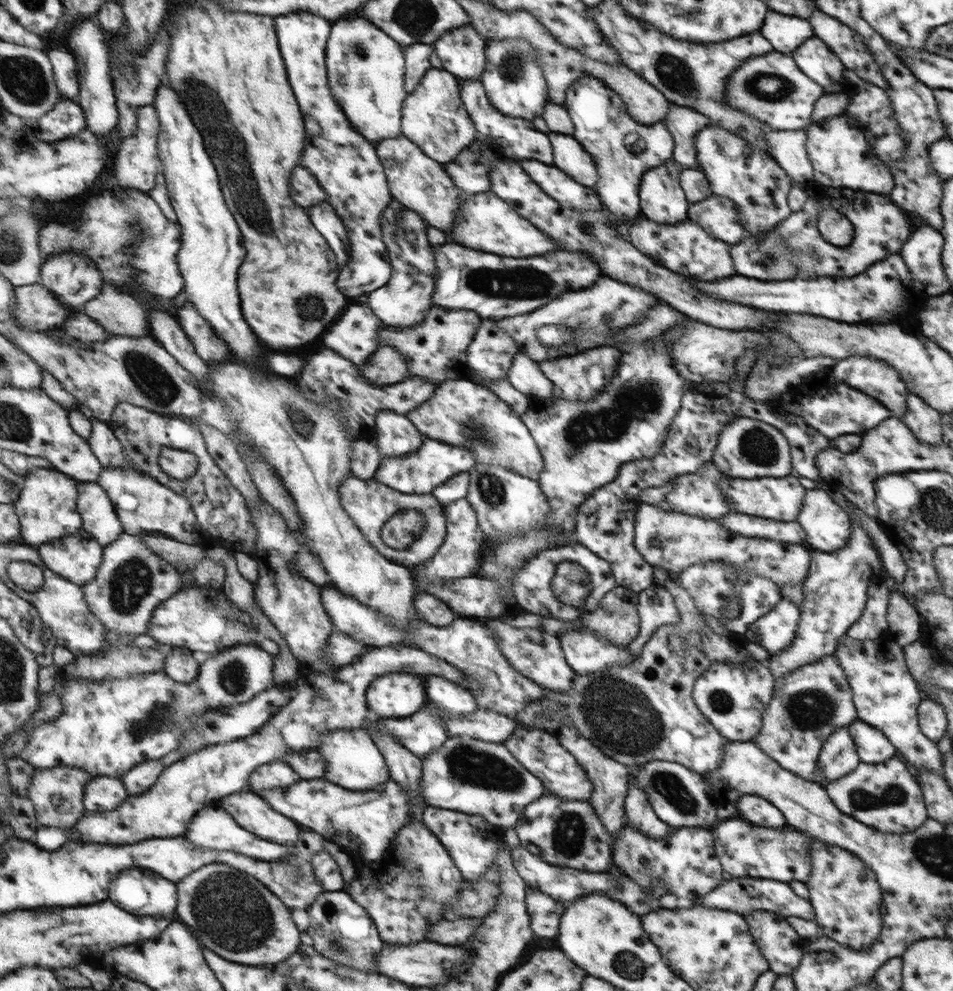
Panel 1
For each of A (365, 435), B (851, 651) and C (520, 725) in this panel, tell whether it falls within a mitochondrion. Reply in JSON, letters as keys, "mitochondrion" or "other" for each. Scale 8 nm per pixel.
{"A":"other","B":"other","C":"other"}

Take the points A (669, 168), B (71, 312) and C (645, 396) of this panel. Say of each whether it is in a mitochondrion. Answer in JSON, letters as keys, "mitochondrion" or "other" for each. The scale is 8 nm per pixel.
{"A":"other","B":"other","C":"mitochondrion"}

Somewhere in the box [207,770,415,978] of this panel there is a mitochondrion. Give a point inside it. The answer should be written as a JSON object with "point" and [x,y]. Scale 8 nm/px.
{"point":[337,946]}

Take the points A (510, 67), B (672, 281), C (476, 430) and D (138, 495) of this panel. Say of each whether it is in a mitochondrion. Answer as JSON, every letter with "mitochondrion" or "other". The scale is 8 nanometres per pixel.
{"A":"mitochondrion","B":"other","C":"mitochondrion","D":"other"}

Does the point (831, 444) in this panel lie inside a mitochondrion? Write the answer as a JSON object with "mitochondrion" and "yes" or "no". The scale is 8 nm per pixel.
{"mitochondrion":"no"}

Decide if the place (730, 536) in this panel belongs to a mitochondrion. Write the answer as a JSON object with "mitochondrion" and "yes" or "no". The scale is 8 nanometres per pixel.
{"mitochondrion":"no"}

